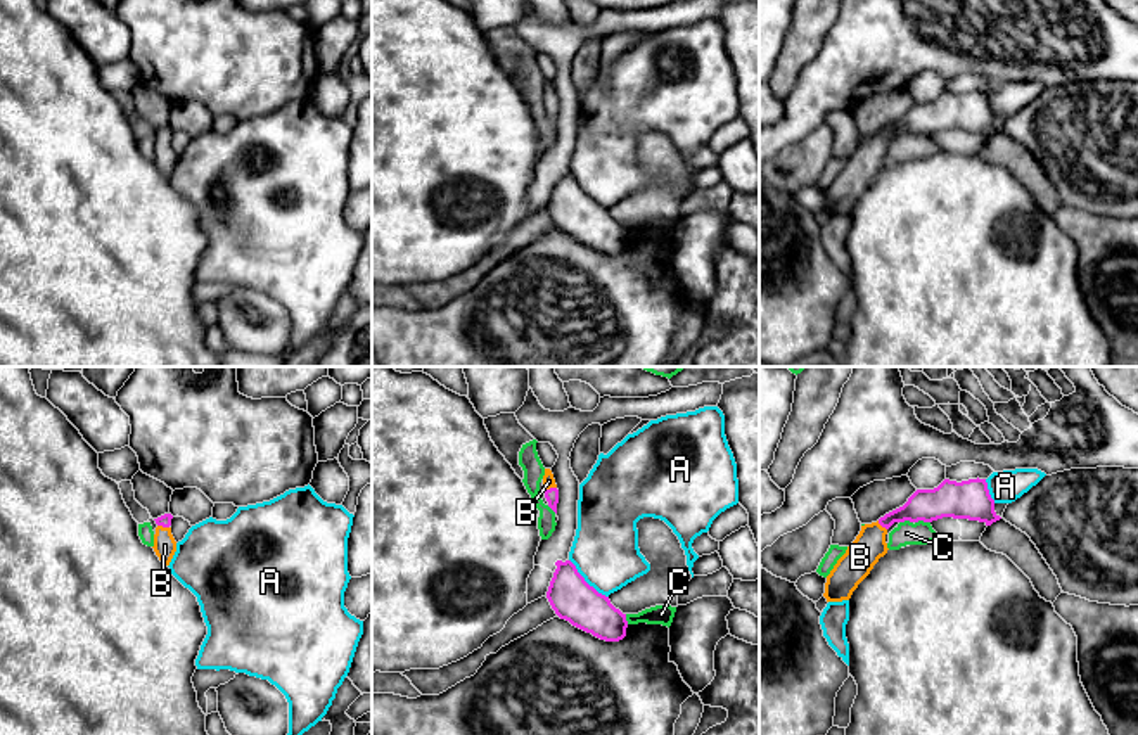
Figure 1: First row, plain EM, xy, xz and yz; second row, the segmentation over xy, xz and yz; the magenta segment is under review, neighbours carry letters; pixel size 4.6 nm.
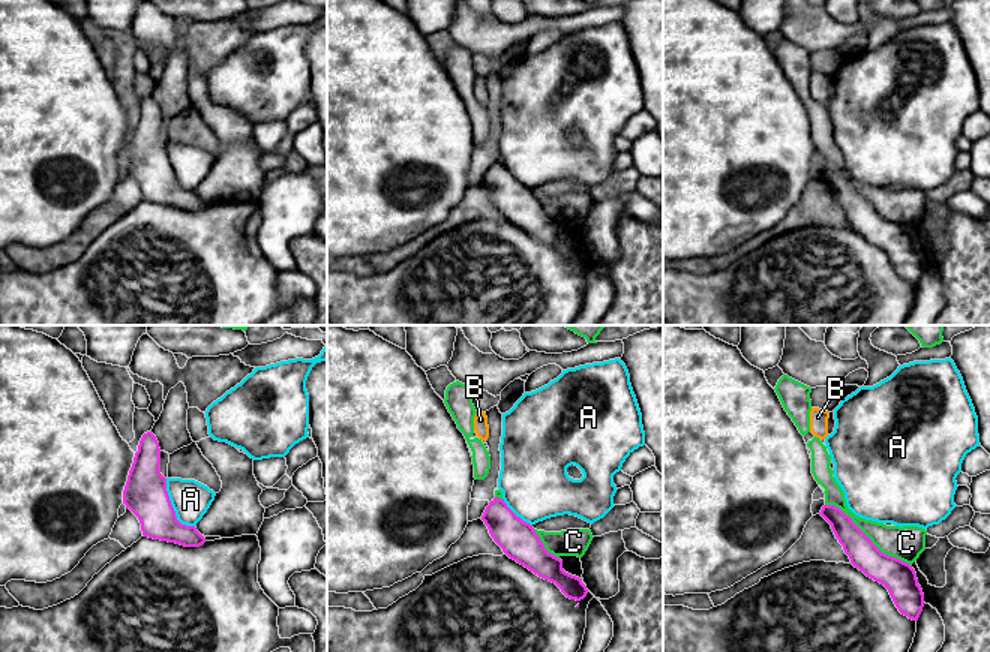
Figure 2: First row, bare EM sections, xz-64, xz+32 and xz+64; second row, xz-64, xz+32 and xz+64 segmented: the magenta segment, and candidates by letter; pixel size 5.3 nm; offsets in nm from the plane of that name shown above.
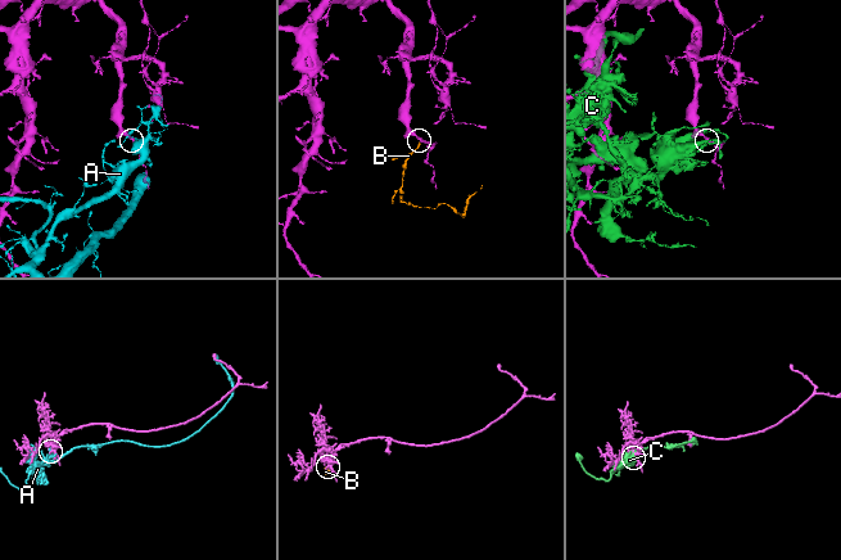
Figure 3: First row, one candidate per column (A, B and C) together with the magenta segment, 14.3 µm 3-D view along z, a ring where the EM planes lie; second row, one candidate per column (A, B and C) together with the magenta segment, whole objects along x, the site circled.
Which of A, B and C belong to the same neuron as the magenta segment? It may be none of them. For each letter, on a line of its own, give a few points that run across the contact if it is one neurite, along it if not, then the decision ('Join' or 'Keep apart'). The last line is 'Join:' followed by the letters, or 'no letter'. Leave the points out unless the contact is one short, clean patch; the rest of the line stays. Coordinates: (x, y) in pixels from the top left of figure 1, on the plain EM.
A: Keep apart
B: Line: xy (165, 134), (163, 139), (165, 158). Join
C: Keep apart
Join: B

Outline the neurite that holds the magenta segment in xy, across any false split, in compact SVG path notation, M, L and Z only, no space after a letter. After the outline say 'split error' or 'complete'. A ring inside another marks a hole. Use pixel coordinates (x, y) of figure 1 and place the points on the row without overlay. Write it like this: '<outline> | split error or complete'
M164 126L157 131L154 131L157 140L156 140L152 161L164 178L169 178L169 175L171 175L175 164L176 164L176 154L171 147L171 140L169 140L171 131L173 131L171 126Z | split error

